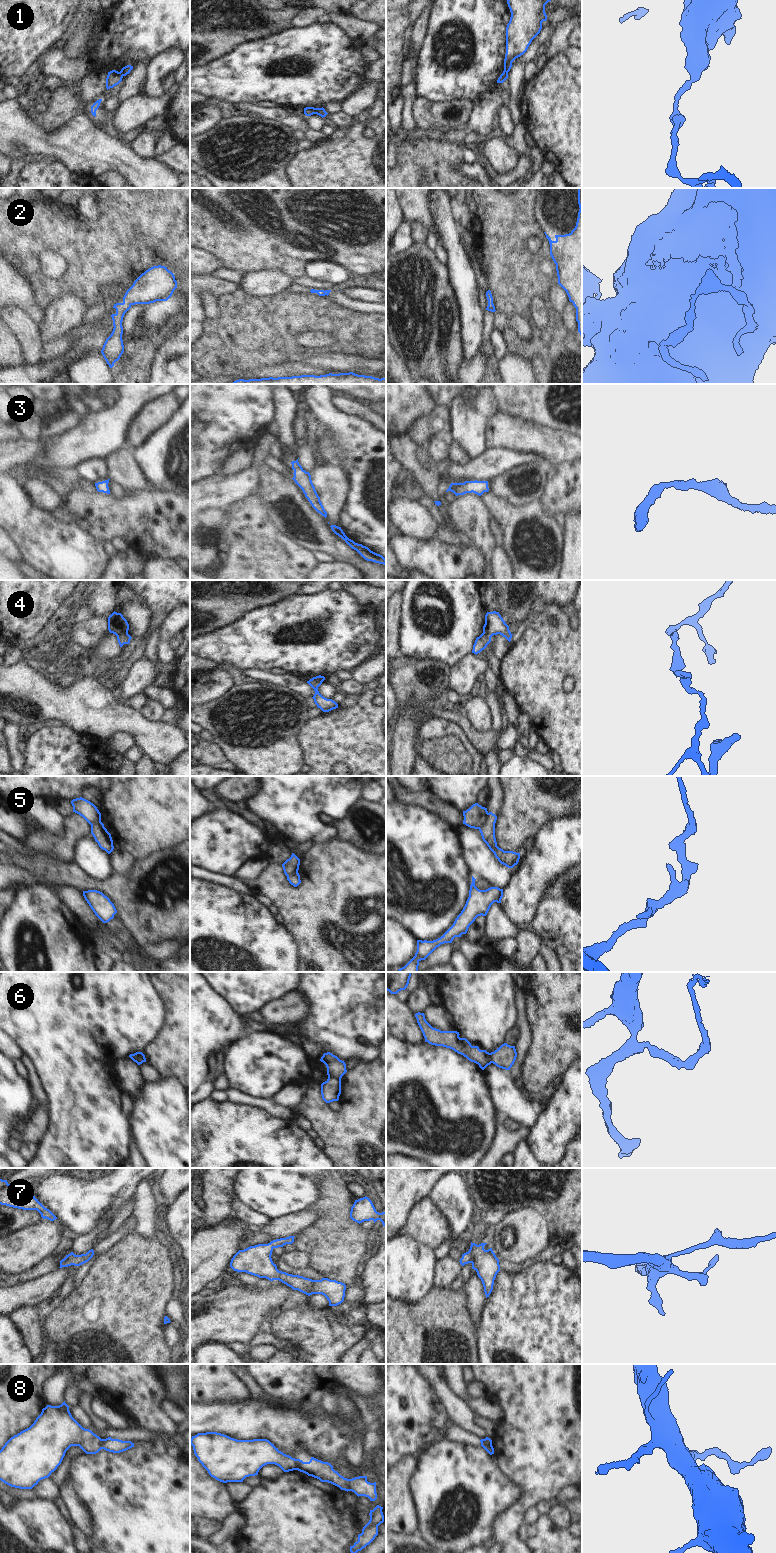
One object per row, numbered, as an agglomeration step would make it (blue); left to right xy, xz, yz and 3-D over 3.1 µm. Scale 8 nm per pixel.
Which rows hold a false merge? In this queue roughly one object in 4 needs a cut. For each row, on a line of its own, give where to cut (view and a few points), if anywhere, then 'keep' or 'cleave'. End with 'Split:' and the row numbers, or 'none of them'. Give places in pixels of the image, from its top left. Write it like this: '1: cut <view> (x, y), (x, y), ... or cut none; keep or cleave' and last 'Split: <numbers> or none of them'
1: cut xz (317, 108), (315, 113); cleave
2: cut none; keep
3: cut none; keep
4: cut none; keep
5: cut yz (488, 813), (486, 821), (479, 829); cleave
6: cut xz (328, 1076), (340, 1079); cleave
7: cut none; keep
8: cut xz (293, 1458), (298, 1469); cleave
Split: 1, 5, 6, 8

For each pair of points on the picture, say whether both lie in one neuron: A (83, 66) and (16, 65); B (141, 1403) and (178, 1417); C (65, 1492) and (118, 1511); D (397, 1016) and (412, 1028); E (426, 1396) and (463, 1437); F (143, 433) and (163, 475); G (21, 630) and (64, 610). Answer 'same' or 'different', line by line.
A: different
B: different
C: different
D: same
E: different
F: different
G: different

